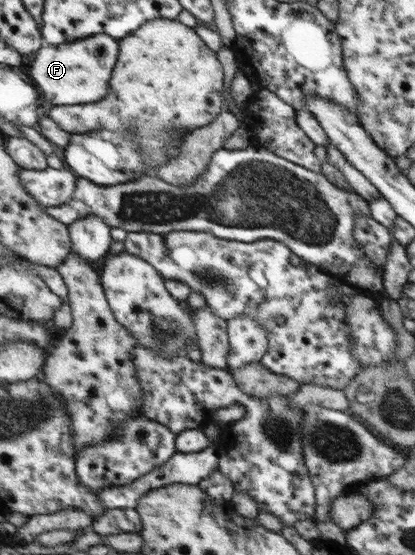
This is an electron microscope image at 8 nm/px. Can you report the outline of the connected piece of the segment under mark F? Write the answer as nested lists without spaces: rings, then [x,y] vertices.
[[[96,35],[63,45],[46,44],[30,67],[33,85],[55,106],[79,106],[104,100],[110,91],[110,79],[120,57],[120,41],[112,35]]]

